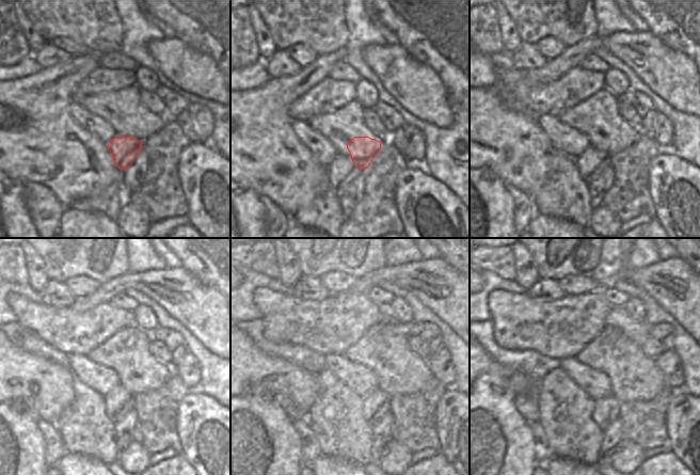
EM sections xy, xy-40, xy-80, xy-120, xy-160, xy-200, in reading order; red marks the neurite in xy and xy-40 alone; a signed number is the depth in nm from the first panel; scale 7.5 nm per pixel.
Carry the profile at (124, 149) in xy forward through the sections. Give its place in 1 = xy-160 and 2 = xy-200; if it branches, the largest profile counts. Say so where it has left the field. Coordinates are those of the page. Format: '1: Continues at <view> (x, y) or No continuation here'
1: Continues at xy-160 (372, 401)
2: Continues at xy-200 (606, 410).

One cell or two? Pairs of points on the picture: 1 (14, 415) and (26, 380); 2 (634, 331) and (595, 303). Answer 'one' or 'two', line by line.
1: two
2: two

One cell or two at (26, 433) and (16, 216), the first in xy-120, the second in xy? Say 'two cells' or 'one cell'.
one cell

